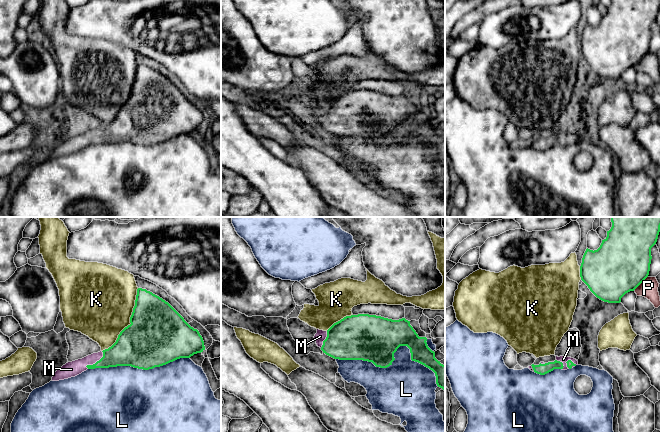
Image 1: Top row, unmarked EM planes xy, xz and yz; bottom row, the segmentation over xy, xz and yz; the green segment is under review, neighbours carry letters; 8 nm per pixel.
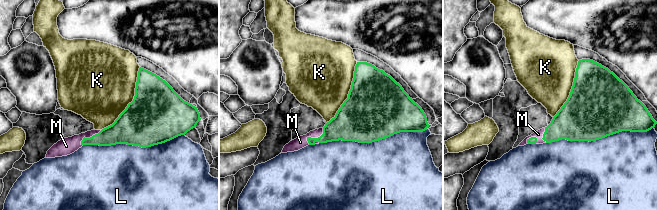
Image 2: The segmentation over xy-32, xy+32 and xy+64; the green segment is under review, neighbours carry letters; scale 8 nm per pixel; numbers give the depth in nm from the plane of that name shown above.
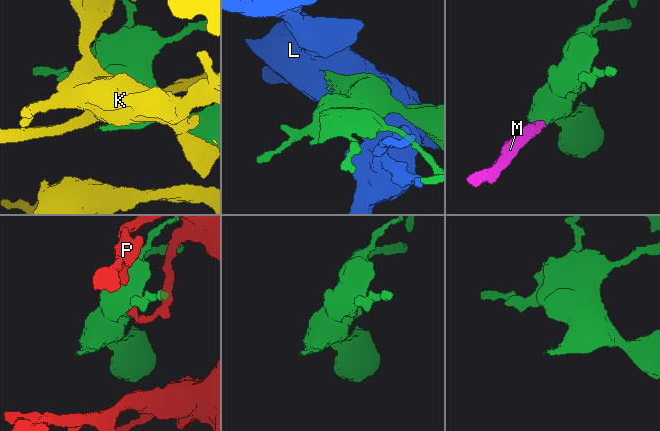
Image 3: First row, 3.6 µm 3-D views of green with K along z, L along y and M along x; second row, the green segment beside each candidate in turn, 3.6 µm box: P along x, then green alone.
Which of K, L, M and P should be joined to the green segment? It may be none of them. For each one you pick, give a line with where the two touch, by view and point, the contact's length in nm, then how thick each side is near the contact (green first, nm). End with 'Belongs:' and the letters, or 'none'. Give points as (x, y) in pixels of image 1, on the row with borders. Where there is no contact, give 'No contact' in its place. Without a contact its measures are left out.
M: Touches green at xy (97, 361). Shared border 190 nm. Thickness 240 nm (green) against 130 nm
Belongs: M

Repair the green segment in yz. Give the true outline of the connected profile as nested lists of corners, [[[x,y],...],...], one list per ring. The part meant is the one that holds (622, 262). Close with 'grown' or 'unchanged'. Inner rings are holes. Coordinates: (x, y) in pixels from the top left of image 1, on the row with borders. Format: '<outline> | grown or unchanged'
[[[611,217],[612,227],[597,250],[586,249],[580,266],[581,280],[600,300],[620,303],[628,292],[634,291],[649,275],[651,248],[660,232],[660,217]]] | unchanged

